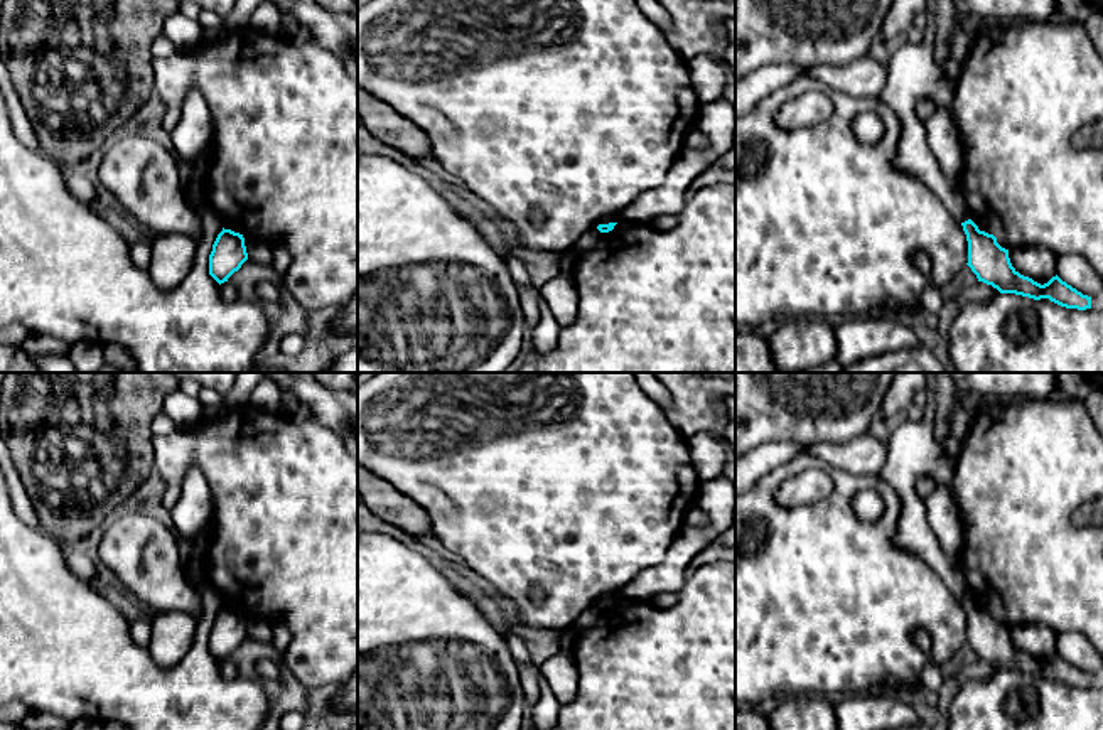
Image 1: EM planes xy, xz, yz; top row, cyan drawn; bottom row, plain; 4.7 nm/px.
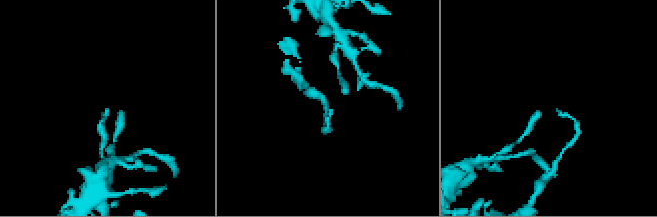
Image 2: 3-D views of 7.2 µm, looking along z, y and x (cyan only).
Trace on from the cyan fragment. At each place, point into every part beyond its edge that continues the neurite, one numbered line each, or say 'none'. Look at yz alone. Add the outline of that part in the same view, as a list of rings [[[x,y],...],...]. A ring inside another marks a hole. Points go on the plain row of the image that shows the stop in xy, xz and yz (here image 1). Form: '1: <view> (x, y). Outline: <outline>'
none

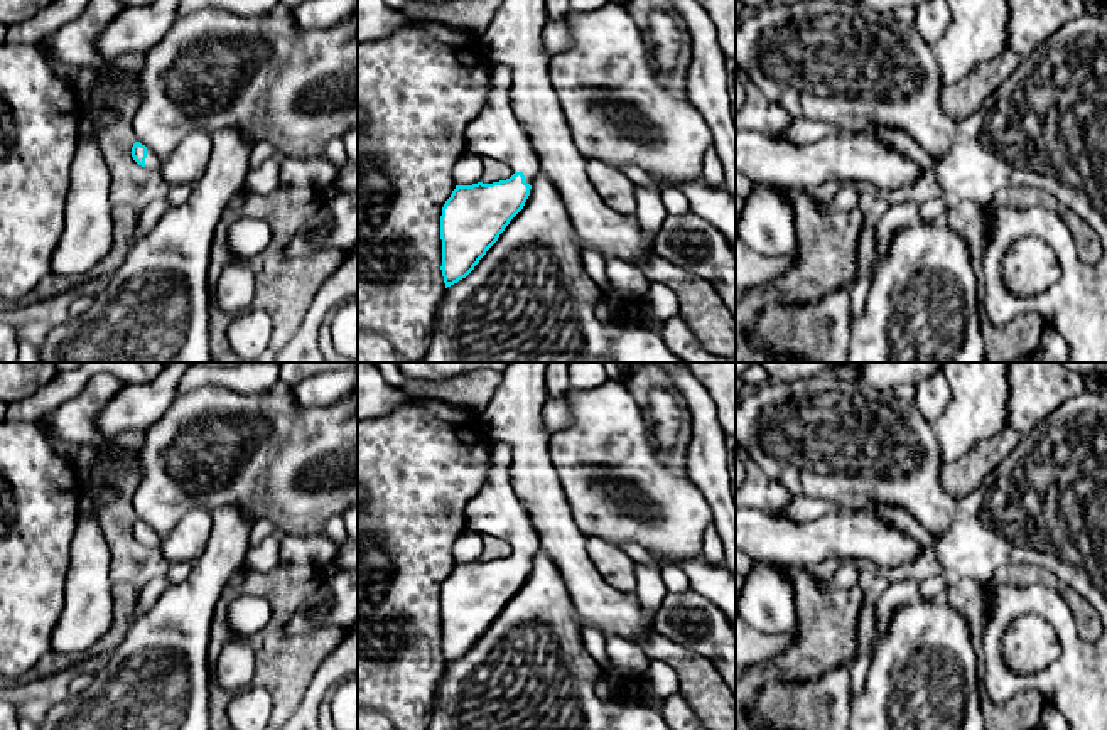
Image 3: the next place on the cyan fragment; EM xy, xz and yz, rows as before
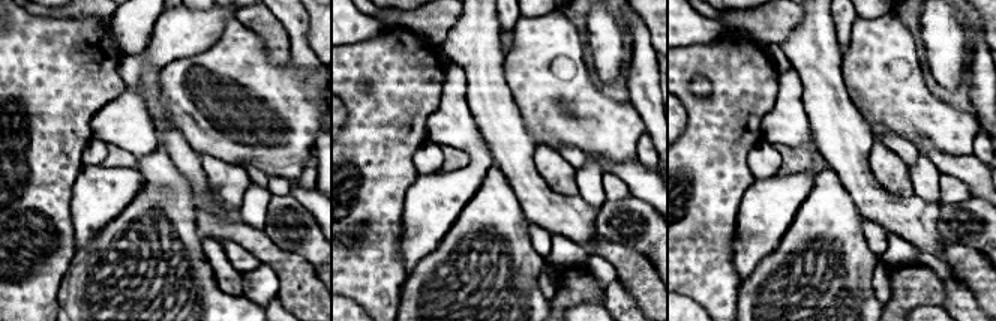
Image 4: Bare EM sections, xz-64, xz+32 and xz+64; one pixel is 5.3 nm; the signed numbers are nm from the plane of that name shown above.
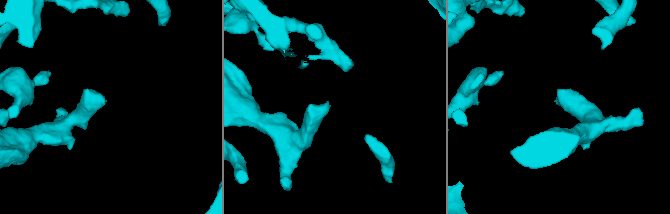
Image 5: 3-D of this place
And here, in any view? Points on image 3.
1: xz (495, 509). Outline: [[[491,442],[491,467],[483,487],[466,502],[466,529],[508,541],[532,561],[540,539],[530,516],[510,482],[511,447]]]

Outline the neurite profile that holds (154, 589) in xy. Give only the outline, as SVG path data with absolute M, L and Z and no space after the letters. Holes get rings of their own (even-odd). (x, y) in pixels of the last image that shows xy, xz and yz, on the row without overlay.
M157 577L145 583L140 588L138 598L137 598L137 615L138 617L142 612L145 612L167 588L170 587L170 582L167 577Z

